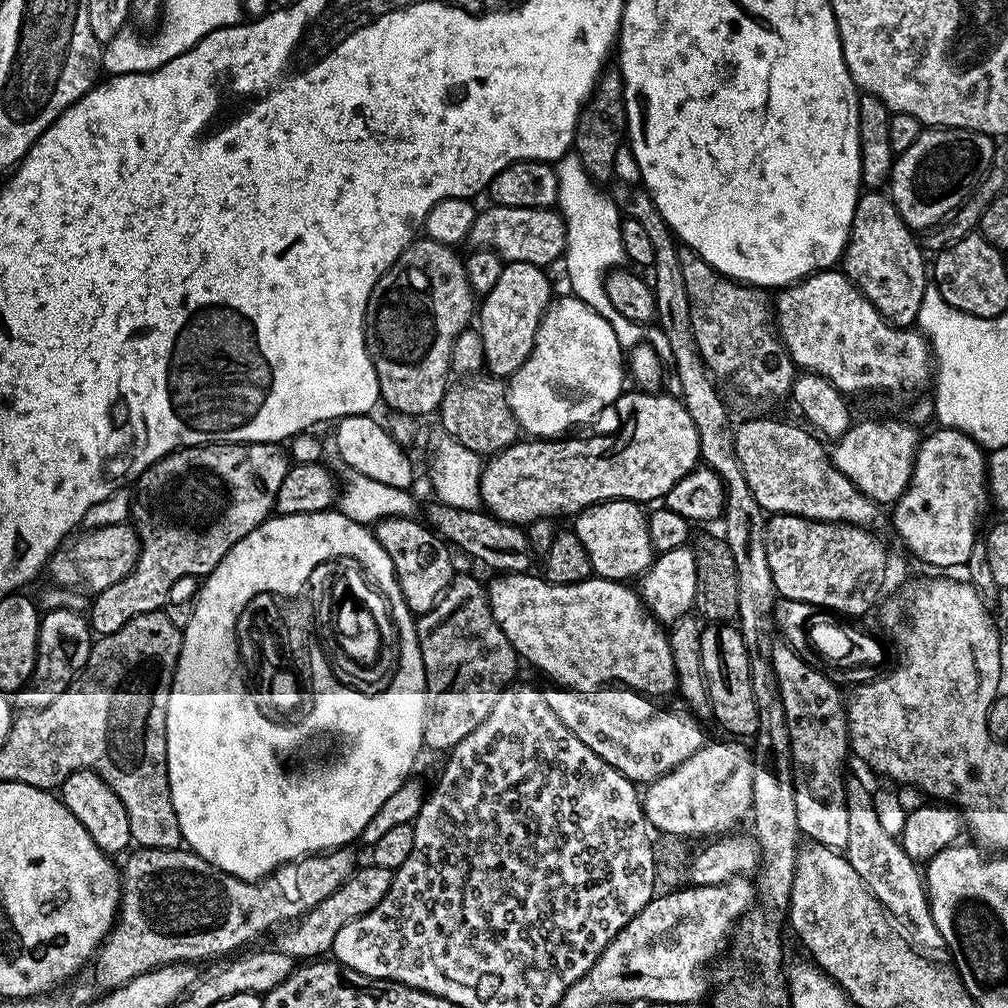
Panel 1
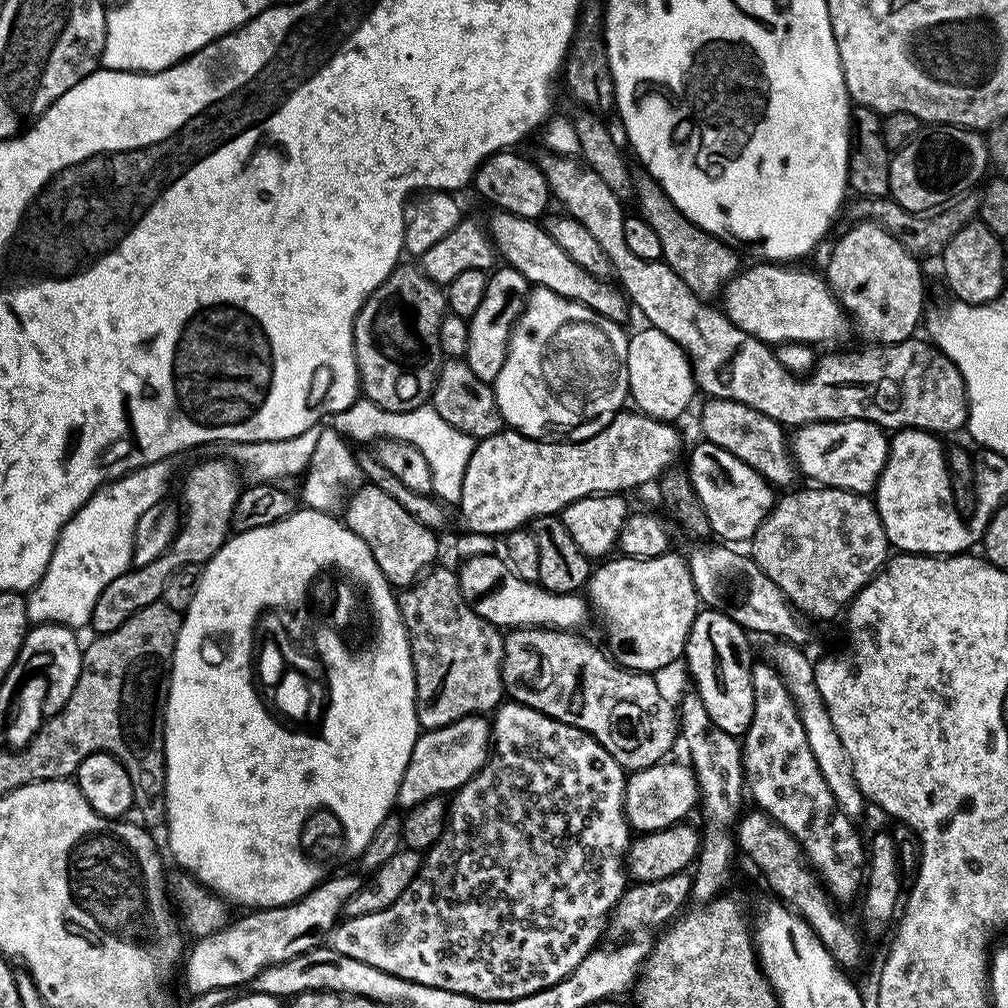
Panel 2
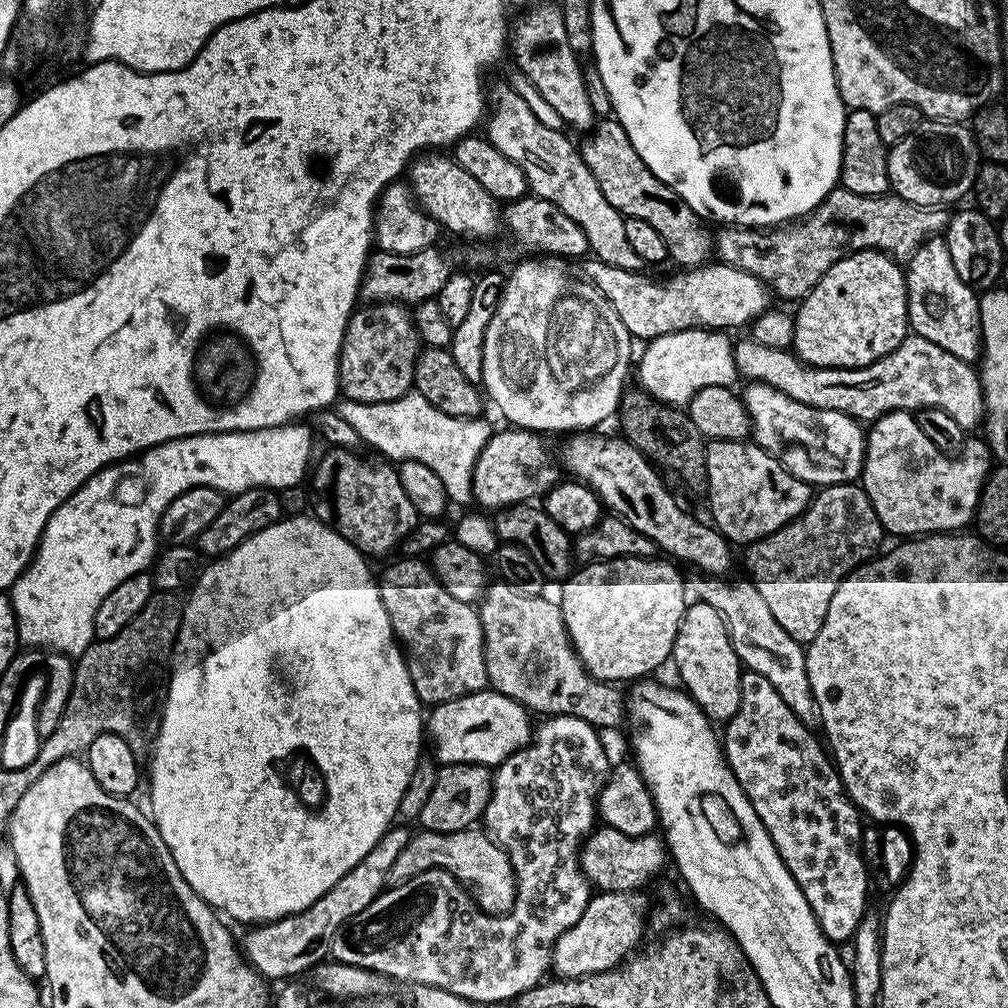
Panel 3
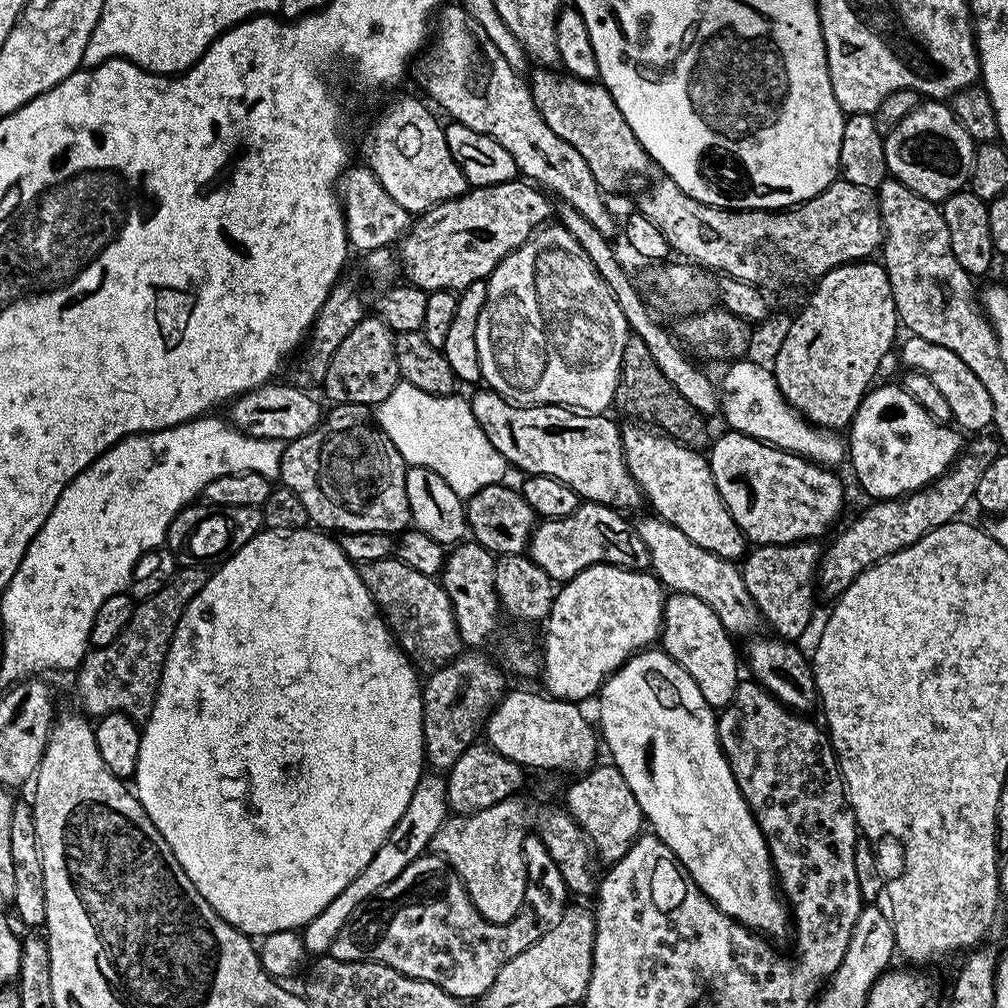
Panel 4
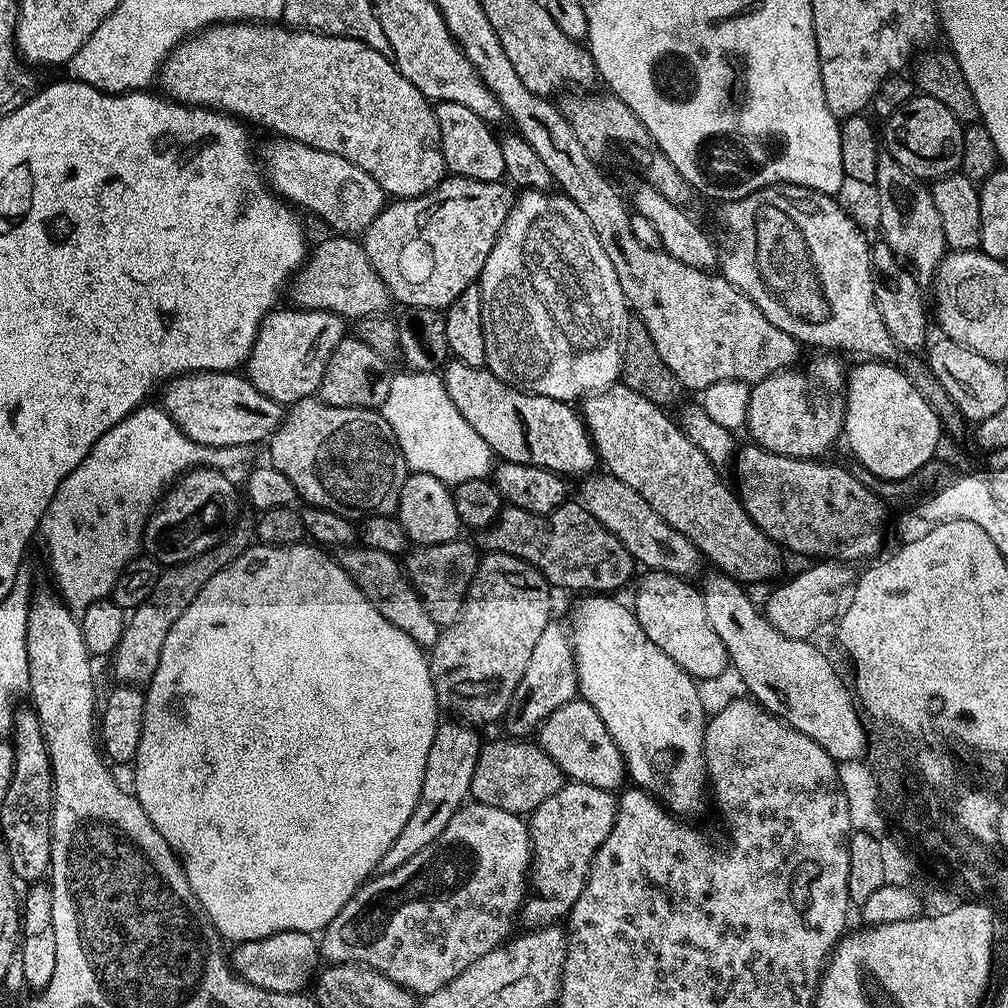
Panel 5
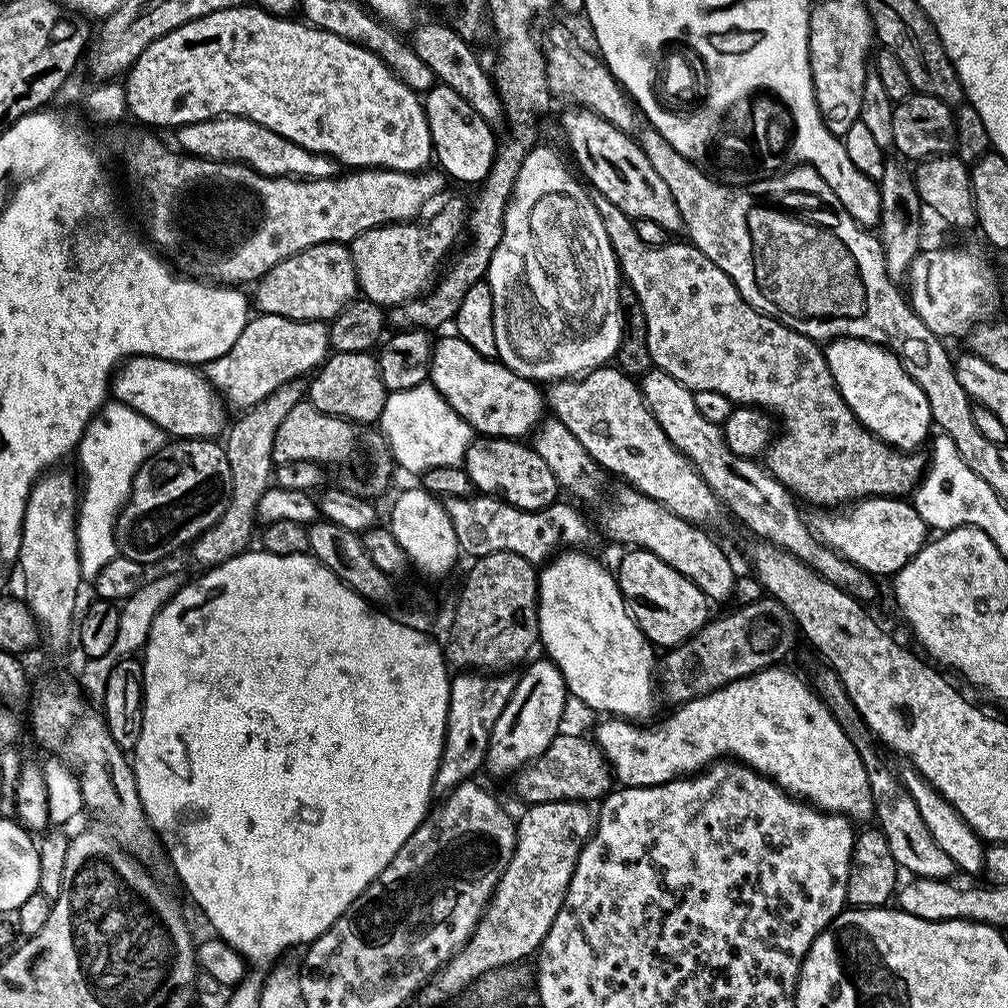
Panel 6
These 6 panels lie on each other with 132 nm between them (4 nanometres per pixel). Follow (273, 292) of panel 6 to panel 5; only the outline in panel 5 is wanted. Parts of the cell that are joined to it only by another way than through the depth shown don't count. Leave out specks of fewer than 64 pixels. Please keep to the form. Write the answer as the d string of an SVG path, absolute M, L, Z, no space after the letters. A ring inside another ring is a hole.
M332 234L329 240L311 249L310 255L292 277L291 303L298 308L333 312L355 322L364 316L378 316L389 311L388 288L378 278L378 270L370 266L366 250L359 239L348 234Z

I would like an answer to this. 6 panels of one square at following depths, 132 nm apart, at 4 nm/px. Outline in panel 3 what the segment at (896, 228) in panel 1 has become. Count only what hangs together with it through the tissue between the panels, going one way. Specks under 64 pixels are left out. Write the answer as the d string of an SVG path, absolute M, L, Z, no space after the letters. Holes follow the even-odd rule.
M874 248L834 262L795 309L791 351L811 368L861 368L890 354L910 334L904 273L888 253Z

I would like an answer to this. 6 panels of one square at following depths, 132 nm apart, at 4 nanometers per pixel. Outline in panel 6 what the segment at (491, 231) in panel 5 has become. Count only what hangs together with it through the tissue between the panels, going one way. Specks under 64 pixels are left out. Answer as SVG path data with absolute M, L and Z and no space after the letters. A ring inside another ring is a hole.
M452 200L441 210L440 220L433 222L432 232L423 228L420 222L405 222L383 224L358 234L350 241L350 247L356 282L363 299L374 302L385 310L391 310L405 304L407 300L423 296L436 283L446 257L457 247L456 239L460 232L462 236L465 228L465 201L463 204L460 200Z

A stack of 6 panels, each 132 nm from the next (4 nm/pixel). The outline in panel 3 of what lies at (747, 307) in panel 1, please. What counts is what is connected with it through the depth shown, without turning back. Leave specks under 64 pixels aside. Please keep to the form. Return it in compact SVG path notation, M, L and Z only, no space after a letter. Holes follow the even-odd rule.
M601 119L583 140L584 144L579 145L580 157L586 162L590 174L594 174L598 190L602 190L606 202L610 202L614 210L618 210L623 217L642 218L642 222L650 222L650 226L658 230L662 242L666 242L668 260L681 269L699 268L709 263L714 252L713 233L708 233L704 229L705 221L690 210L690 206L686 206L683 198L670 185L662 183L648 169L646 162L642 162L642 158L638 158L638 150L634 150L619 120Z

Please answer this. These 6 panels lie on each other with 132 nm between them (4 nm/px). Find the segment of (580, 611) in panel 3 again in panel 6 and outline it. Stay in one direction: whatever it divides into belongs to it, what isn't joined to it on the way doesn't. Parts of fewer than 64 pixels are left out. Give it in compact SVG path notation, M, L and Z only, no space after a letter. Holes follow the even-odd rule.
M547 658L534 660L523 669L524 673L519 673L514 694L510 702L506 702L506 710L502 710L502 714L498 714L498 722L494 722L484 759L486 772L492 776L511 777L531 760L537 760L546 746L561 735L560 723L564 720L564 703L570 700L569 690L564 685L558 665Z

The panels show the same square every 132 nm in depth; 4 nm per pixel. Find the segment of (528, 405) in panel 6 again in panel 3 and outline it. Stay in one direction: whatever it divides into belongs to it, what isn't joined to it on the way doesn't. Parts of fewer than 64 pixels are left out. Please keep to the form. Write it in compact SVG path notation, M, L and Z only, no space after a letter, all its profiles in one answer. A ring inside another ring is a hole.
M585 430L565 439L568 441L564 444L563 471L581 484L593 488L609 513L621 516L627 524L634 526L634 530L646 534L646 538L650 538L661 553L669 552L664 554L673 561L682 560L708 576L727 575L732 562L732 548L719 529L704 524L684 509L668 493L663 480L665 477L634 445L619 435L608 437L596 434L595 431Z

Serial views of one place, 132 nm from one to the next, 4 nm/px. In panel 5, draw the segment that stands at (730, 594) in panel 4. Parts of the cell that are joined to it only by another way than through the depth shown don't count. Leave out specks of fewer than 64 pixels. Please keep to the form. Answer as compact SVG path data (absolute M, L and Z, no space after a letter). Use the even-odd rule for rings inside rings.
M610 474L596 475L589 475L583 481L584 509L594 514L594 518L598 518L598 522L602 522L602 526L606 526L606 530L610 530L610 534L614 534L614 538L618 538L618 542L622 542L626 550L630 550L637 565L644 567L645 564L645 569L669 572L671 576L691 577L690 574L699 568L700 563L702 564L702 557L697 547L661 518L652 509L650 502L646 502L642 494L638 494L638 490L630 490L626 482Z

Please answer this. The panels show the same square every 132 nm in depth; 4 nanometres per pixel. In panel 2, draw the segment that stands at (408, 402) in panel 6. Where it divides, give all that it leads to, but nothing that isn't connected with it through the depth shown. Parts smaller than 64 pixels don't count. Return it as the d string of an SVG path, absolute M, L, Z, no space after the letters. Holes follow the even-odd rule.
M357 398L353 404L346 406L346 410L338 410L330 417L330 426L349 442L364 444L366 446L371 442L379 442L382 440L401 440L410 446L414 446L414 450L418 450L422 454L422 458L426 458L426 463L430 466L430 478L432 479L432 492L436 499L443 500L445 505L459 505L462 498L462 478L466 478L466 466L470 462L470 454L476 449L477 441L468 436L462 430L458 430L454 426L450 426L450 422L446 422L446 418L442 418L442 414L438 414L438 410L434 410L430 406L423 408L415 408L414 410L382 410L382 406L378 406L374 402L363 398Z

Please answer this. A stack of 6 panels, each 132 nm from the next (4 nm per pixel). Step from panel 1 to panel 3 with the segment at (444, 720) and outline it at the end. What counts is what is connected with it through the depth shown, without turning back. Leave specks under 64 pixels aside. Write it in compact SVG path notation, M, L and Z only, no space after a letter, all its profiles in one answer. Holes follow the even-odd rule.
M399 559L393 564L386 565L384 573L379 573L380 597L382 606L386 606L386 614L390 618L392 635L396 637L396 642L404 653L410 682L414 686L414 694L420 700L421 705L445 704L462 698L466 694L485 691L489 683L479 611L471 604L458 602L458 598L454 598L446 590L446 586L438 582L431 567L423 559Z

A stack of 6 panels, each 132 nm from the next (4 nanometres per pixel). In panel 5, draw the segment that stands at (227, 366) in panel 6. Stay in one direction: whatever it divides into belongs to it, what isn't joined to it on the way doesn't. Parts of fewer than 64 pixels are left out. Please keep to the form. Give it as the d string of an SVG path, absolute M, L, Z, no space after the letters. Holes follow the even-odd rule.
M277 307L261 320L256 341L246 361L246 375L249 382L262 394L266 394L266 398L274 398L274 402L278 402L281 406L294 405L319 389L322 374L334 354L334 346L338 346L338 342L342 342L346 335L345 317L322 310L287 307Z

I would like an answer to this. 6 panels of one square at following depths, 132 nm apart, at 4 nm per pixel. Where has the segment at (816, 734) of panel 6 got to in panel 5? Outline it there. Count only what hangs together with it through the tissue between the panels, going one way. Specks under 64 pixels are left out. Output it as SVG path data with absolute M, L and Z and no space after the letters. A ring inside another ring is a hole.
M582 698L571 700L544 719L538 729L538 743L550 758L554 758L569 781L616 790L626 780L626 765L620 747L612 740L602 718L598 718L598 710Z

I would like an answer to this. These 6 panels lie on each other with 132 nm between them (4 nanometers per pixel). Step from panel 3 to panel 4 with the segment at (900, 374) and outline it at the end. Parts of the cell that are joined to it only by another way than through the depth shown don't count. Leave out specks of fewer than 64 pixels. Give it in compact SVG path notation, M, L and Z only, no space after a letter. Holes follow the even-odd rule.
M909 335L907 339L904 345L899 345L900 360L905 364L903 367L926 374L926 378L930 378L930 382L938 386L939 392L946 397L946 402L950 402L952 420L957 429L965 433L972 432L968 434L983 433L994 418L994 402L990 402L989 392L986 386L982 386L982 382L978 382L974 370L970 370L970 366L966 366L966 362L962 362L962 358L954 354L954 350L946 350L946 346L938 346L934 342L926 342L926 338L913 335Z

